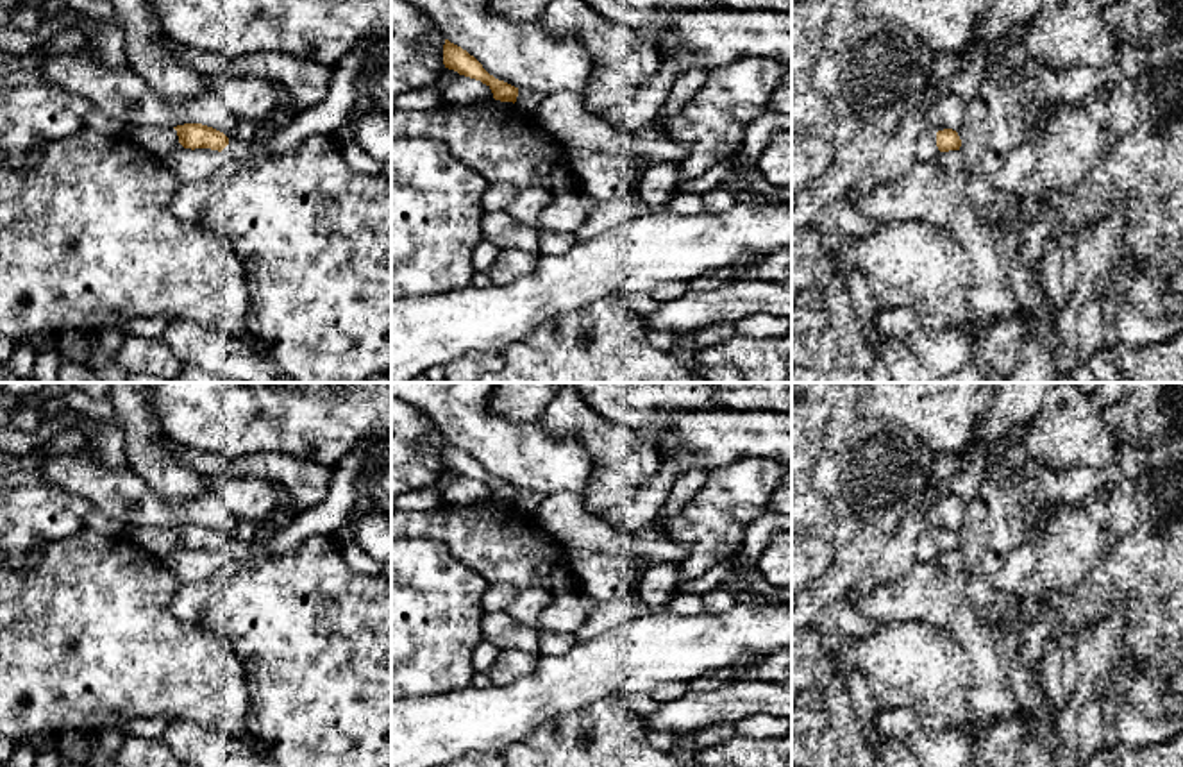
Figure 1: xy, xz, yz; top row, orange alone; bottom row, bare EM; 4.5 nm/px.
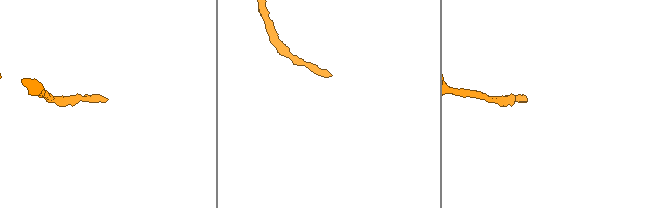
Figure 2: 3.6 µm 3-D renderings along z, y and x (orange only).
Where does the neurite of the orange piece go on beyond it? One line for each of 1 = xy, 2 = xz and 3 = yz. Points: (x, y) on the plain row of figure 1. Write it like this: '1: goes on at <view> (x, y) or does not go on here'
1: goes on at xy (343, 497)
2: does not go on here
3: does not go on here

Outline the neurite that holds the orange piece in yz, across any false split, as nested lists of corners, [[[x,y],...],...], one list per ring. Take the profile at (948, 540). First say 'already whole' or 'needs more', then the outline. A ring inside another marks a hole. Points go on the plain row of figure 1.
already whole; [[[944,529],[936,533],[936,547],[940,552],[960,551],[961,540],[956,531]]]

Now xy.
needs more; [[[363,442],[357,451],[345,456],[334,468],[329,493],[320,504],[304,510],[284,527],[263,531],[252,545],[243,545],[238,540],[231,542],[223,533],[202,524],[173,527],[179,544],[191,551],[218,551],[227,563],[254,563],[263,558],[291,552],[309,536],[334,535],[361,508],[361,483],[379,451],[375,442]]]

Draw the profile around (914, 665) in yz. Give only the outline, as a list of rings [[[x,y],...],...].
[[[920,622],[879,626],[868,638],[856,642],[851,663],[865,676],[877,712],[908,708],[931,735],[974,726],[967,699],[970,685],[969,653],[947,631]]]

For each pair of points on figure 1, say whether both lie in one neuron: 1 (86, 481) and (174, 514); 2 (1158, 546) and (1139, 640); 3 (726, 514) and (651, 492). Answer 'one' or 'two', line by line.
1: one
2: one
3: two

